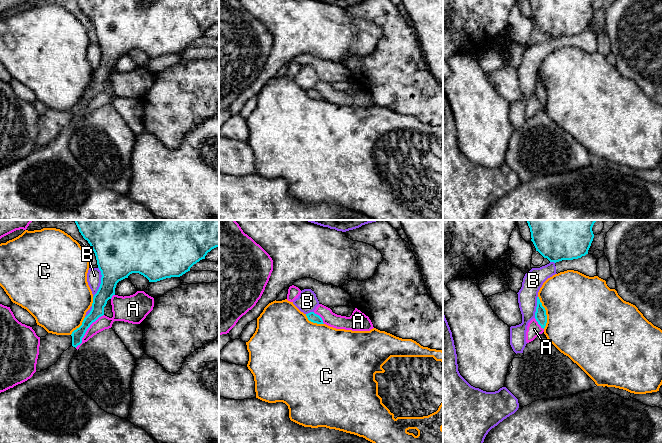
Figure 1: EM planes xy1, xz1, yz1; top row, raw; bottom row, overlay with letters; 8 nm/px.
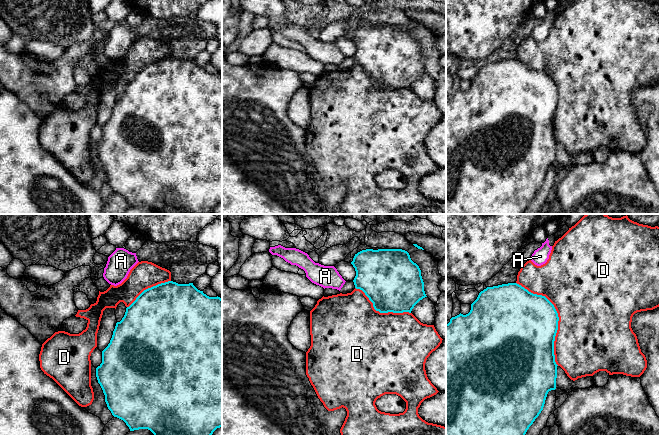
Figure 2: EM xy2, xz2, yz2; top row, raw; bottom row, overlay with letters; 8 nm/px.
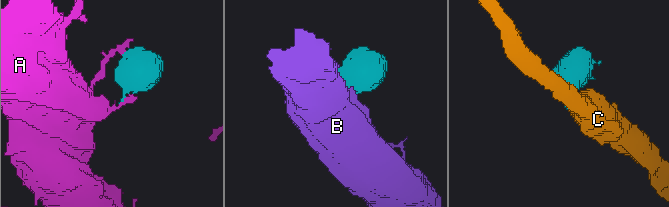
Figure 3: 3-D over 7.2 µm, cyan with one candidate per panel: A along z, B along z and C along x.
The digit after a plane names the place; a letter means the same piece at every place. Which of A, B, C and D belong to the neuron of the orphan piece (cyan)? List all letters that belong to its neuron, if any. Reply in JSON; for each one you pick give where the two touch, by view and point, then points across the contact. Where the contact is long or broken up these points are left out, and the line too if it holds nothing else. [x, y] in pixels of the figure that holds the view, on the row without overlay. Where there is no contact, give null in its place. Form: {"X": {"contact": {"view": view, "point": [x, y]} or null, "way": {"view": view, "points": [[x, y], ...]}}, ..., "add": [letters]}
{"add": []}

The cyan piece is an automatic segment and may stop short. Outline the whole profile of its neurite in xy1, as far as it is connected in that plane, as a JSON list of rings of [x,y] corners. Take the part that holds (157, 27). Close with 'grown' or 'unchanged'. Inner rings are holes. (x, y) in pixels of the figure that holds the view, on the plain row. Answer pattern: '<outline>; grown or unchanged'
[[[76,0],[79,8],[88,17],[95,29],[101,47],[101,60],[93,73],[92,85],[82,101],[74,106],[72,122],[64,127],[58,137],[41,148],[35,148],[27,157],[0,169],[0,220],[159,220],[145,206],[102,186],[85,170],[69,149],[69,140],[76,123],[82,119],[87,105],[104,91],[107,77],[115,71],[119,57],[132,49],[139,49],[149,58],[180,53],[212,25],[219,23],[219,0]]]; grown

